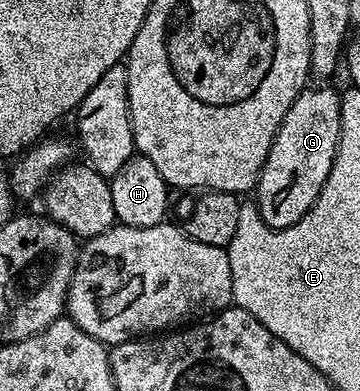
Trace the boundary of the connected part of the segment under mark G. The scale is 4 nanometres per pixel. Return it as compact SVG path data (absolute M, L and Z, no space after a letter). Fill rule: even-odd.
M313 86L303 88L301 94L296 98L296 102L292 102L288 114L284 114L284 122L280 122L280 126L276 130L276 138L268 150L268 158L258 174L256 185L258 213L270 228L287 228L300 222L300 218L304 218L304 214L308 214L312 202L318 200L320 190L332 170L332 162L336 158L336 150L340 142L342 97L337 91L334 93L332 89L326 88L330 86L318 87L322 88L313 88Z

